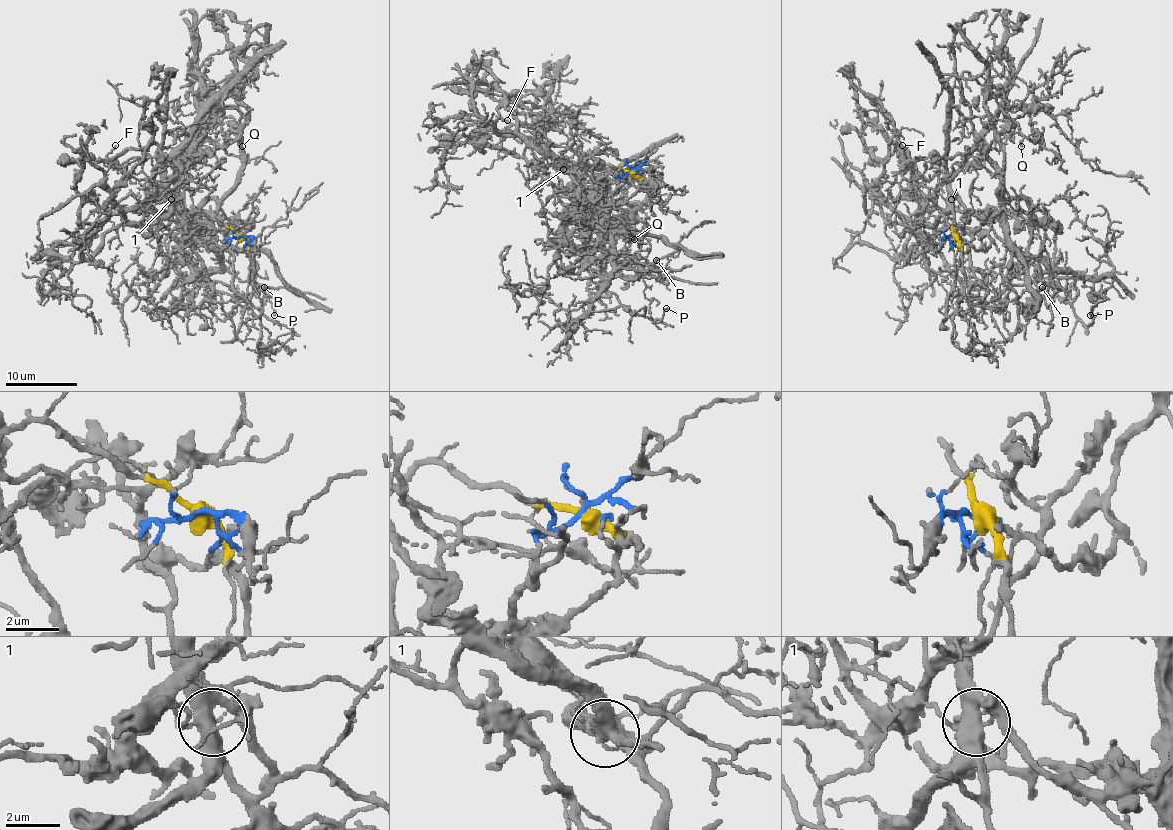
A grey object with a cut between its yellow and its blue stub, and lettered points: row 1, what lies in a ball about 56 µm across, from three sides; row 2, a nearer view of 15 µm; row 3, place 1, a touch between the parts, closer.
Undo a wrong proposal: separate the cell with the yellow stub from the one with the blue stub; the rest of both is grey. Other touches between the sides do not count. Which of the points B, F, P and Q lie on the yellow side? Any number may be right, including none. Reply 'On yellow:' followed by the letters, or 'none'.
On yellow: F

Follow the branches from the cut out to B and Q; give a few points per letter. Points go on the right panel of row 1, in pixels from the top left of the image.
B: (953, 237), (968, 242), (987, 219), (996, 220), (1022, 256), (1048, 269), (1057, 290), (1050, 296), (1041, 287)
Q: (953, 237), (968, 242), (1000, 210), (998, 188), (1004, 165), (1000, 134), (1013, 122), (1023, 138), (1022, 147)

